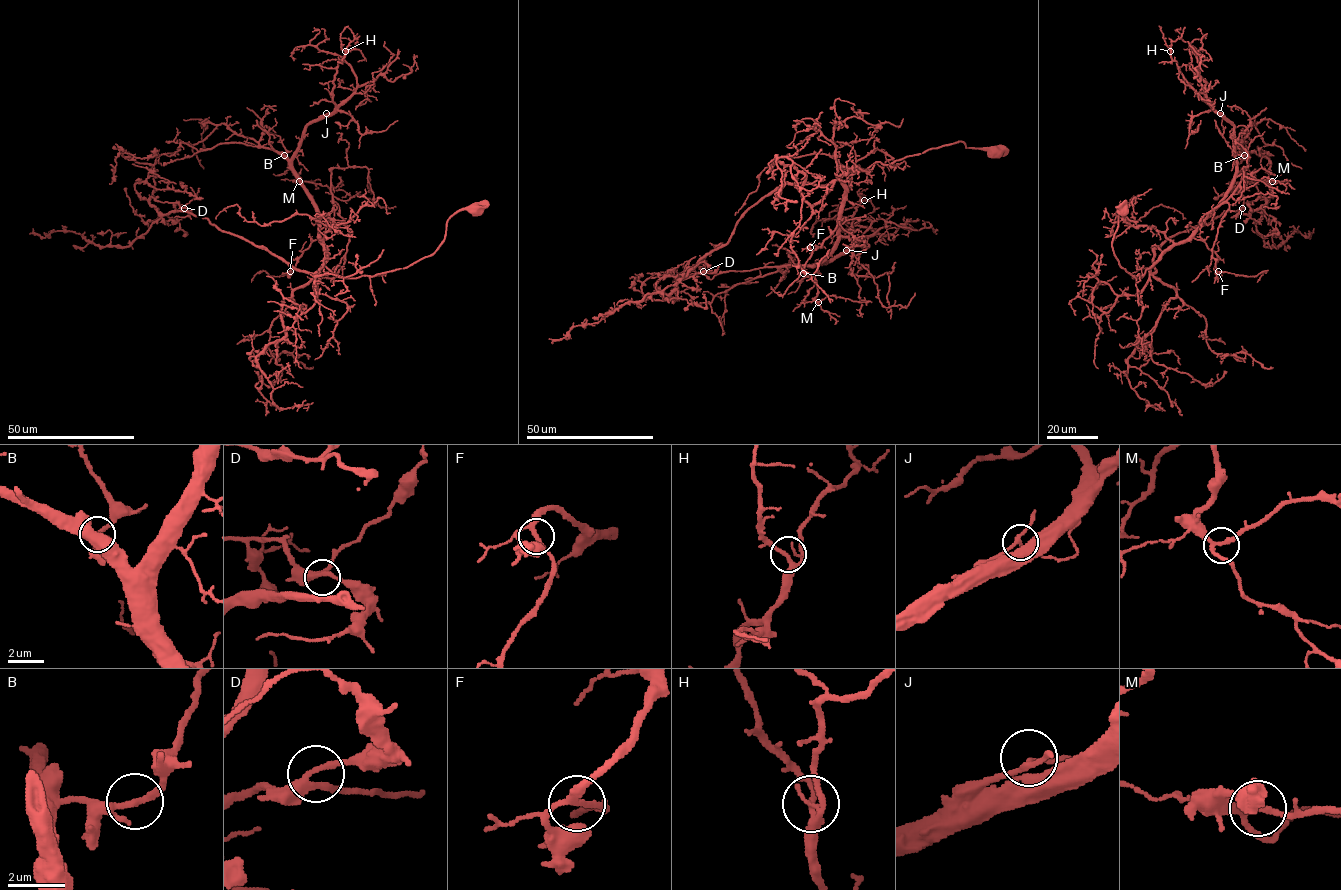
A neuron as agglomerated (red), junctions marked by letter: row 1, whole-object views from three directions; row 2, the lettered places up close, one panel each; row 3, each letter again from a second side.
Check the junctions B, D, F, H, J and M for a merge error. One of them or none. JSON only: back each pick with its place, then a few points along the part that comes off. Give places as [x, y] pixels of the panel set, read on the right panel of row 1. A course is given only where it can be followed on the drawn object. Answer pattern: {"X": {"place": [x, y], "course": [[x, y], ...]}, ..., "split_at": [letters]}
{"split_at": []}

